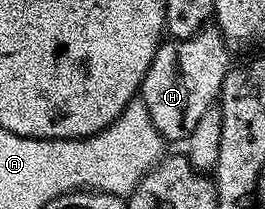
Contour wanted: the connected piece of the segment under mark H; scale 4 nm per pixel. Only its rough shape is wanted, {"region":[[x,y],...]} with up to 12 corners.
{"region":[[216,30],[157,47],[138,96],[187,140],[230,67]]}

